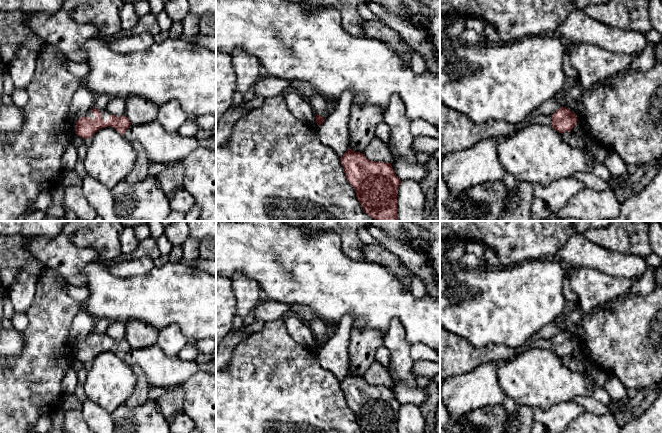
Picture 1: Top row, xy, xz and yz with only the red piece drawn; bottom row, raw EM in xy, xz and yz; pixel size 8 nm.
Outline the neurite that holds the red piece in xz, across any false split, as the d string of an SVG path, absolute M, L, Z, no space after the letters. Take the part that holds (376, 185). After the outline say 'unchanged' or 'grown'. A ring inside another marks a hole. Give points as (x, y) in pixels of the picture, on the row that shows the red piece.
M350 148L340 161L363 211L375 221L398 221L397 193L401 180L391 163L370 161Z; unchanged

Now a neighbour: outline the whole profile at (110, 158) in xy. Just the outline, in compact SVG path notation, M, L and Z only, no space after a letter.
M111 127L99 129L87 147L84 167L87 175L113 188L133 169L136 152L133 144Z

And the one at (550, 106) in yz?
M554 97L545 101L535 112L534 114L539 115L548 115L552 114L560 108L560 103L558 97Z

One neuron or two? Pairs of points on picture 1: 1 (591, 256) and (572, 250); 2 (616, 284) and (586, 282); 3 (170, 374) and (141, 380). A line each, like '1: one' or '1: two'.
1: one
2: one
3: two

